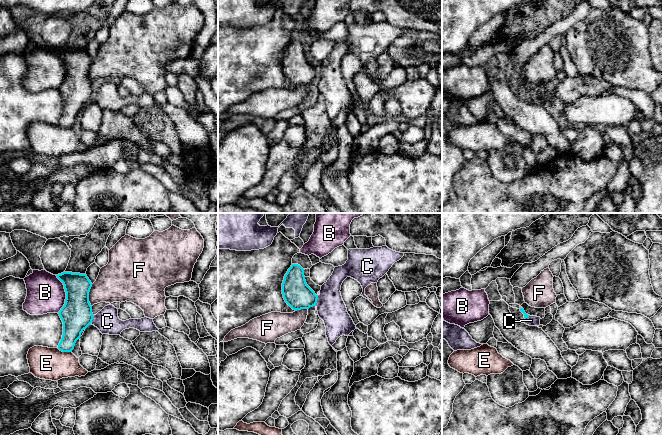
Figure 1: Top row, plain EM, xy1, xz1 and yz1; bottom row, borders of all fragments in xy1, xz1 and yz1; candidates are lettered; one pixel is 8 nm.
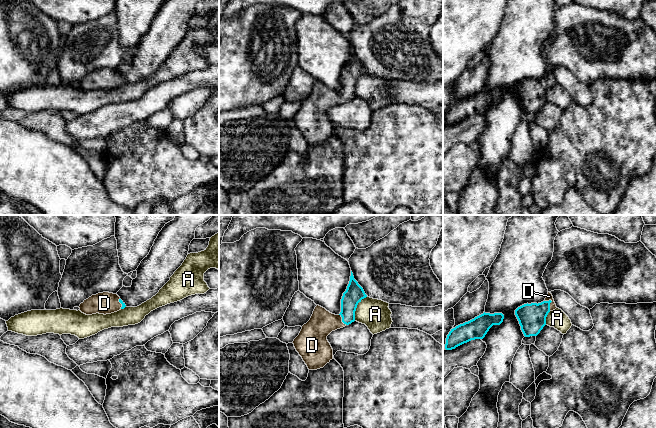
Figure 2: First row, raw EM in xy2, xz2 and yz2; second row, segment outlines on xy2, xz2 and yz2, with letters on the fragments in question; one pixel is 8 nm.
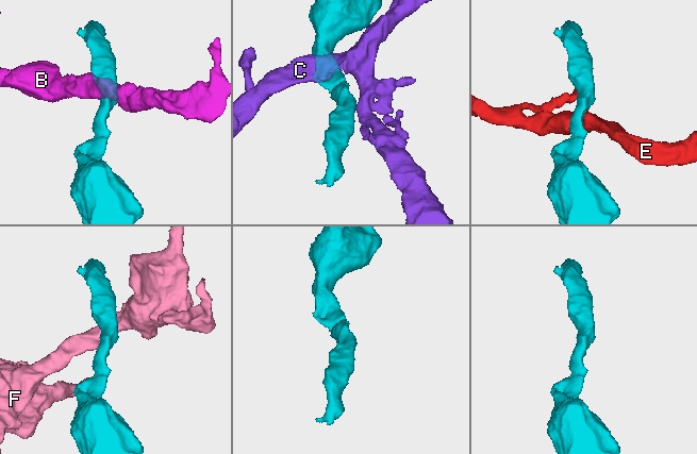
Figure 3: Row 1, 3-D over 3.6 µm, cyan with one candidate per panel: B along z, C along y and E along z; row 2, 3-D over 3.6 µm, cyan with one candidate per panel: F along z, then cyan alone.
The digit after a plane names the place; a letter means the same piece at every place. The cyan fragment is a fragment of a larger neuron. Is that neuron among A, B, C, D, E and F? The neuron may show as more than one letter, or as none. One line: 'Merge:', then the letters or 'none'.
Merge: D

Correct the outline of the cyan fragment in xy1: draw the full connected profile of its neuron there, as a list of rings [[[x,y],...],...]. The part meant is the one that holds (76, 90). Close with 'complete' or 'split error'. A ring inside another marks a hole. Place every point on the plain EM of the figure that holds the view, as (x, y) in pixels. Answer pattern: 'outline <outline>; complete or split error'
outline [[[63,48],[56,51],[66,68],[65,80],[59,87],[63,98],[63,111],[58,121],[62,128],[72,128],[81,109],[93,96],[89,68],[92,59],[86,50]]]; complete

